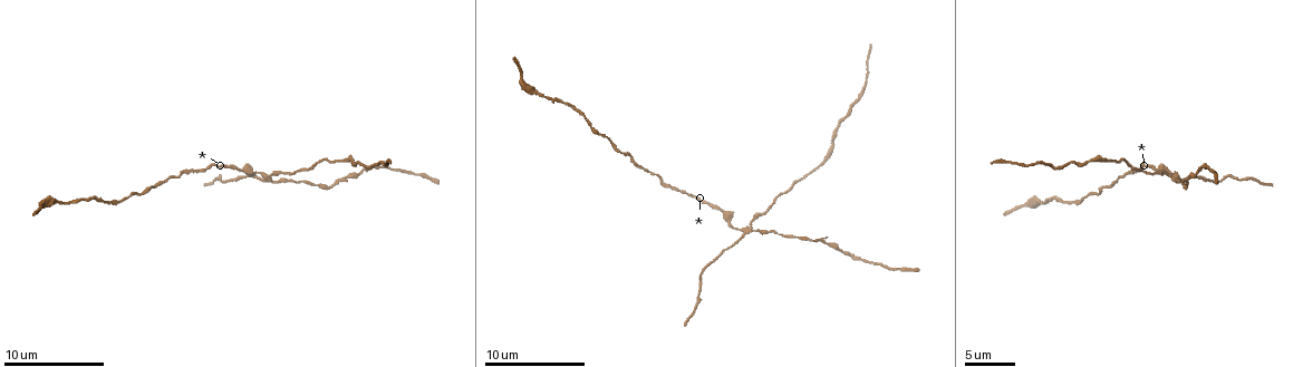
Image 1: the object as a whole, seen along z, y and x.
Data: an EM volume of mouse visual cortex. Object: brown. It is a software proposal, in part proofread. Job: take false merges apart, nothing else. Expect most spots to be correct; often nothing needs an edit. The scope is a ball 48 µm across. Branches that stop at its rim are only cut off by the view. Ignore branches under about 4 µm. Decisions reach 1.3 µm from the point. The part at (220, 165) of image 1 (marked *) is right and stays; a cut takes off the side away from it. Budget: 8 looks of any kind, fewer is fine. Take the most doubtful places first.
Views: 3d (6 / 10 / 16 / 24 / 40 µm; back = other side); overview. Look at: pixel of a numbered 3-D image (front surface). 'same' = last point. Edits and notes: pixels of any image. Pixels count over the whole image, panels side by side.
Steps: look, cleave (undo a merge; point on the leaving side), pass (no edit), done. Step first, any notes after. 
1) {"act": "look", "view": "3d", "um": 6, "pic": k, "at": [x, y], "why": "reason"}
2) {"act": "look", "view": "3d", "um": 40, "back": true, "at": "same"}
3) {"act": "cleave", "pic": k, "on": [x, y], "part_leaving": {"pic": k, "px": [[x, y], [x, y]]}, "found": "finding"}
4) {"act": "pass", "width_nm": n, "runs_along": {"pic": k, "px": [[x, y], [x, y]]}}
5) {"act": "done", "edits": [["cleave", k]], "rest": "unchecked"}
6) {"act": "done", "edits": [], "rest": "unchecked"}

{"act": "look", "view": "3d", "um": 16, "pic": 1, "at": [750, 227]}

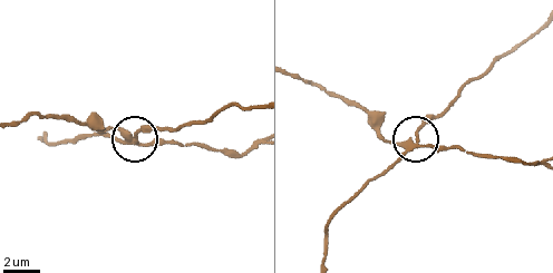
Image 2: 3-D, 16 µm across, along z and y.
{"act": "cleave", "pic": 2, "on": [390, 166], "part_leaving": {"pic": 2, "px": [[411, 147], [420, 132], [465, 86], [537, 28]]}, "found": "two neurons meet here"}

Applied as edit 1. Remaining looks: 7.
{"act": "look", "view": "3d", "um": 6, "pic": 1, "at": [343, 177], "why": "thick turns thin"}

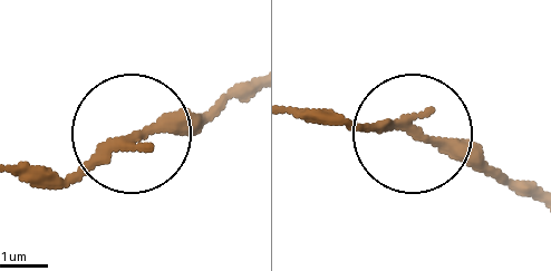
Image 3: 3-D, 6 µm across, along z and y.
{"act": "look", "view": "3d", "um": 6, "back": true, "pic": 3, "at": [422, 135], "why": "from behind"}

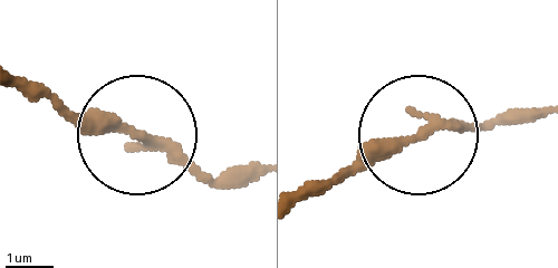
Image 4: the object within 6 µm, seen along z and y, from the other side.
{"act": "pass", "found": "all the same neuron"}

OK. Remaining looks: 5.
{"act": "look", "view": "3d", "um": 10, "pic": 1, "at": [1096, 195], "why": "calibre changes"}

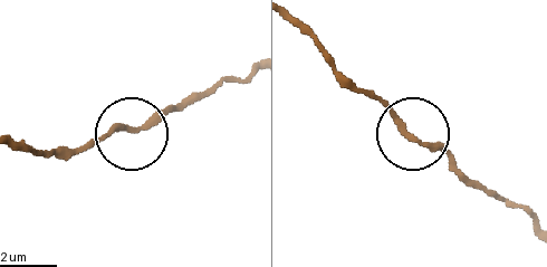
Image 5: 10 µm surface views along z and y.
{"act": "look", "view": "3d", "um": 6, "pic": 5, "at": [405, 132]}

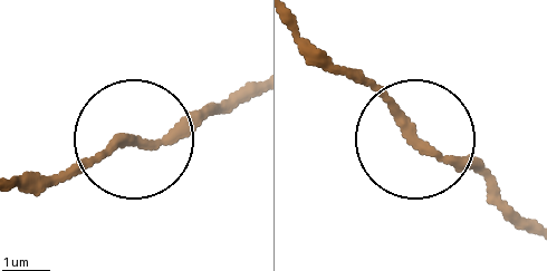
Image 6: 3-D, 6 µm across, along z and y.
{"act": "pass", "found": "one neuron here"}

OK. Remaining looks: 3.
{"act": "done", "edits": [["cleave", 2]], "rest": "unchecked"}

